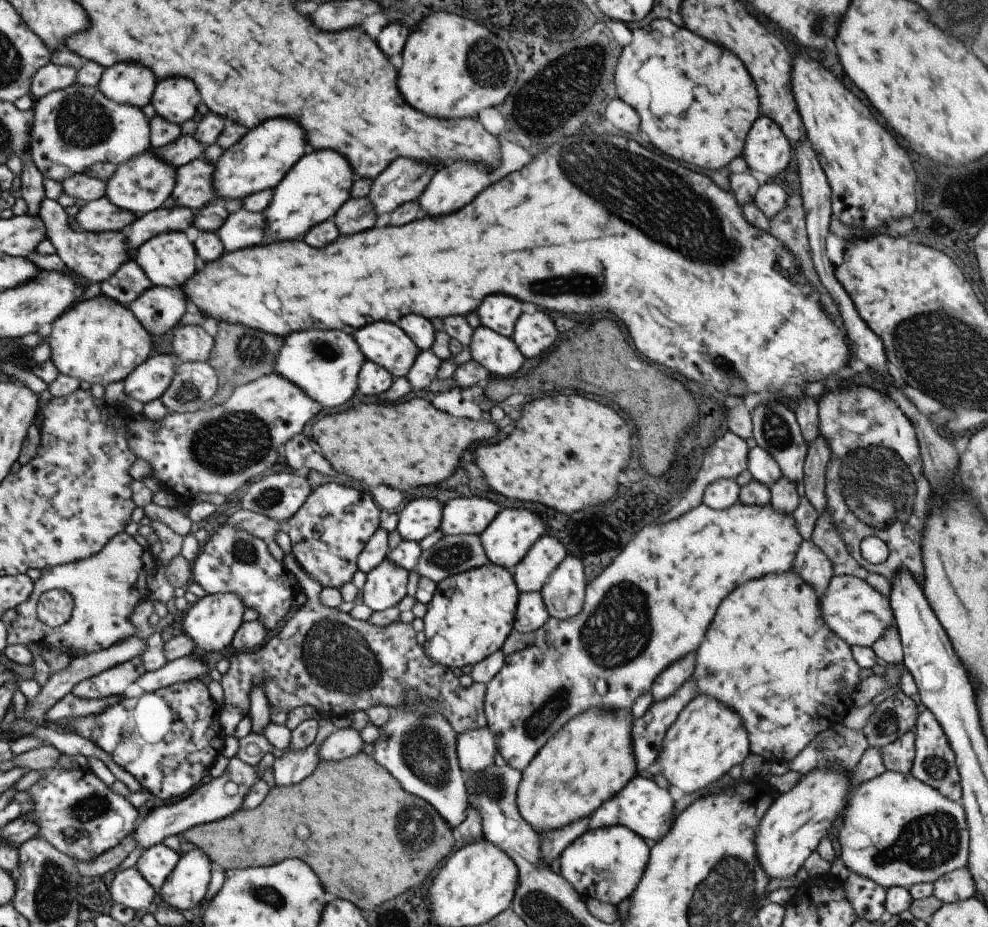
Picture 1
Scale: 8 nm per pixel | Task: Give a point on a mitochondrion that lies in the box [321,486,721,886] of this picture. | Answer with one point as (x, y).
(617, 632)

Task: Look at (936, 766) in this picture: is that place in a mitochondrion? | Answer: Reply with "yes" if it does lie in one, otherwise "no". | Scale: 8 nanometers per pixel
yes

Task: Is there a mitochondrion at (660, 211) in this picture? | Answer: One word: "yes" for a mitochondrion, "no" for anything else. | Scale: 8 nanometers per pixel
yes

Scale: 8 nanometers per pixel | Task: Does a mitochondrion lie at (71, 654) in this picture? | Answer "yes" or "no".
no

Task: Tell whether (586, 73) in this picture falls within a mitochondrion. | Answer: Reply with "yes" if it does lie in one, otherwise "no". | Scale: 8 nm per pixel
yes

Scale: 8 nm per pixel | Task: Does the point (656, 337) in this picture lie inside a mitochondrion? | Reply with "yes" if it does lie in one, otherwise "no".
no

